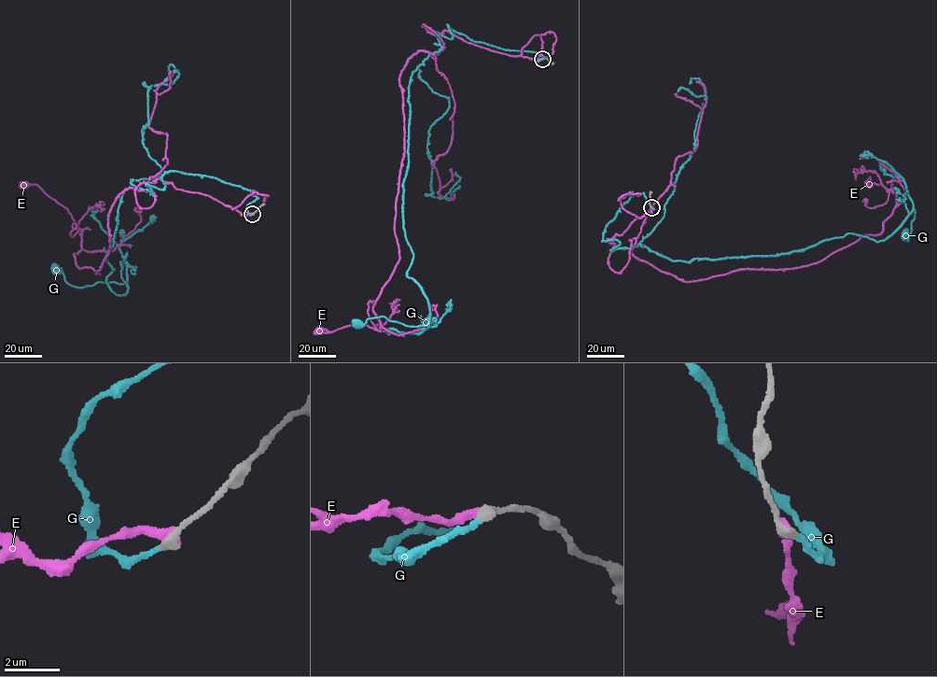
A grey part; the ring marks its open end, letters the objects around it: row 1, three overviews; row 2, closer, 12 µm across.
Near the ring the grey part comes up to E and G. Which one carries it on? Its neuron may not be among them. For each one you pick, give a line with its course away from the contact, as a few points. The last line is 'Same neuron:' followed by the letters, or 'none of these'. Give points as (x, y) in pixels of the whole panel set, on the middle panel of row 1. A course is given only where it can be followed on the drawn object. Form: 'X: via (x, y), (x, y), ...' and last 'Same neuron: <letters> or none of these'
G: via (542, 59), (434, 32), (440, 48), (409, 88), (402, 204), (407, 276), (429, 321), (357, 323)
Same neuron: G

